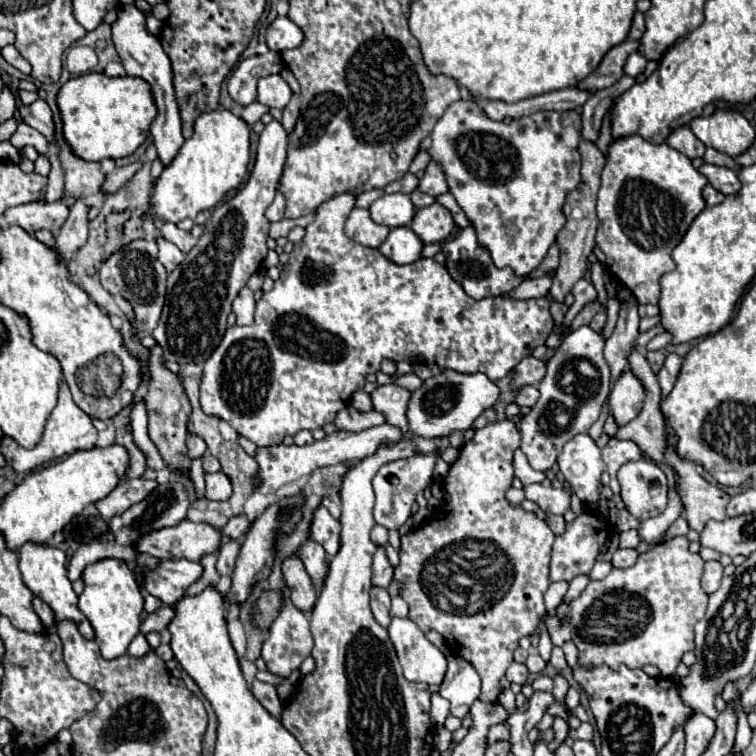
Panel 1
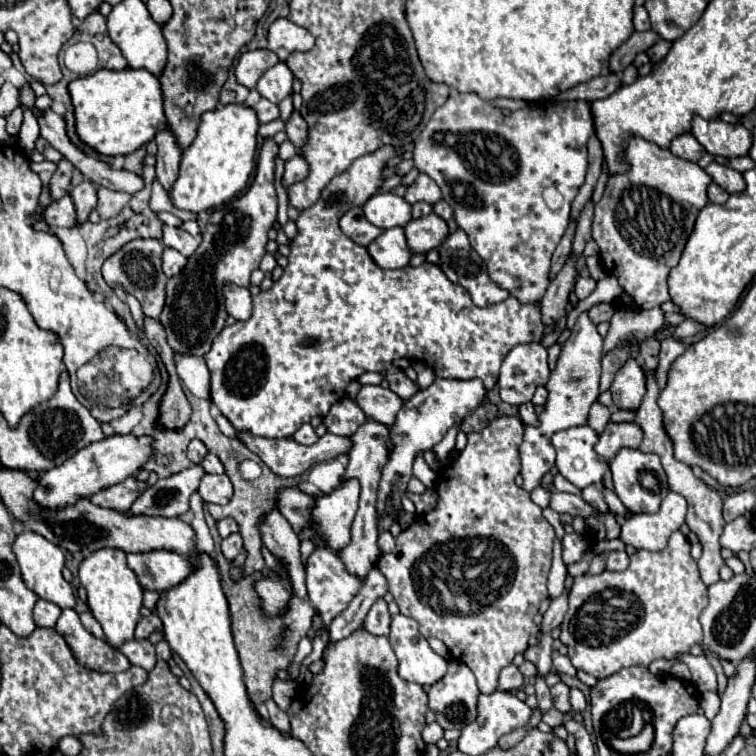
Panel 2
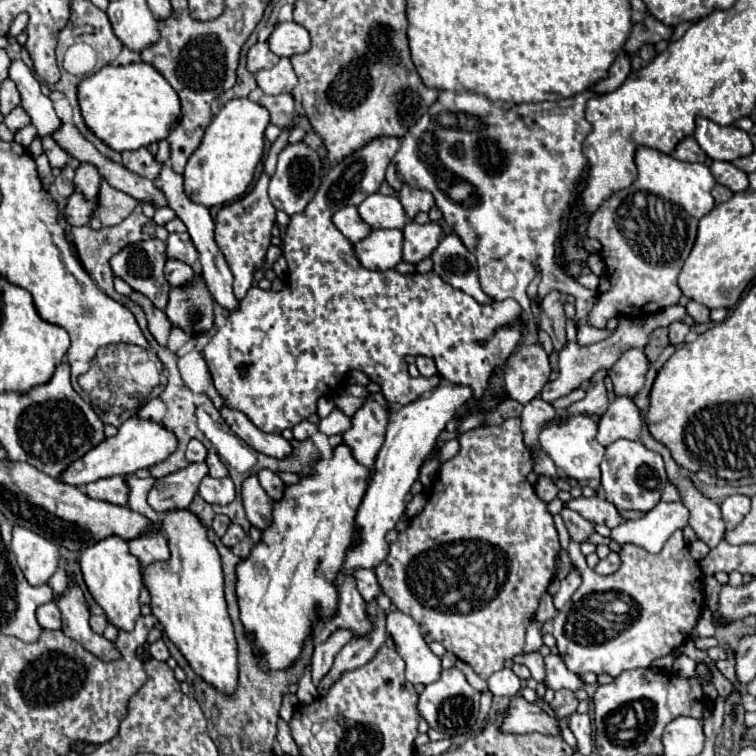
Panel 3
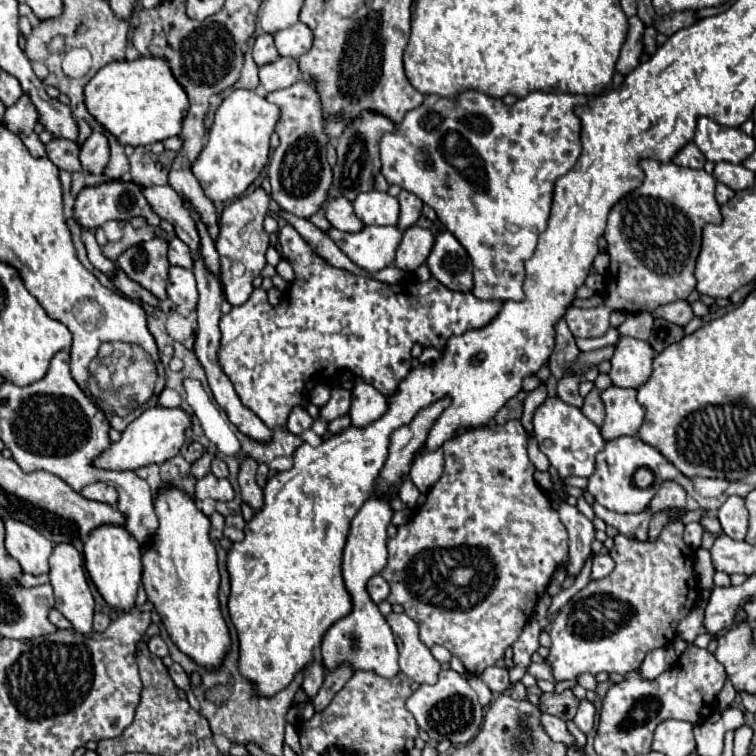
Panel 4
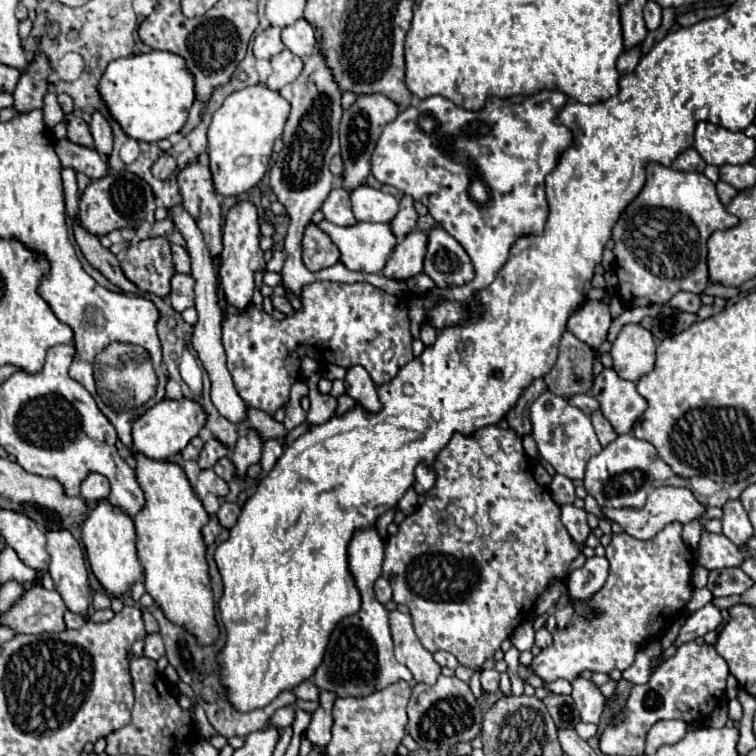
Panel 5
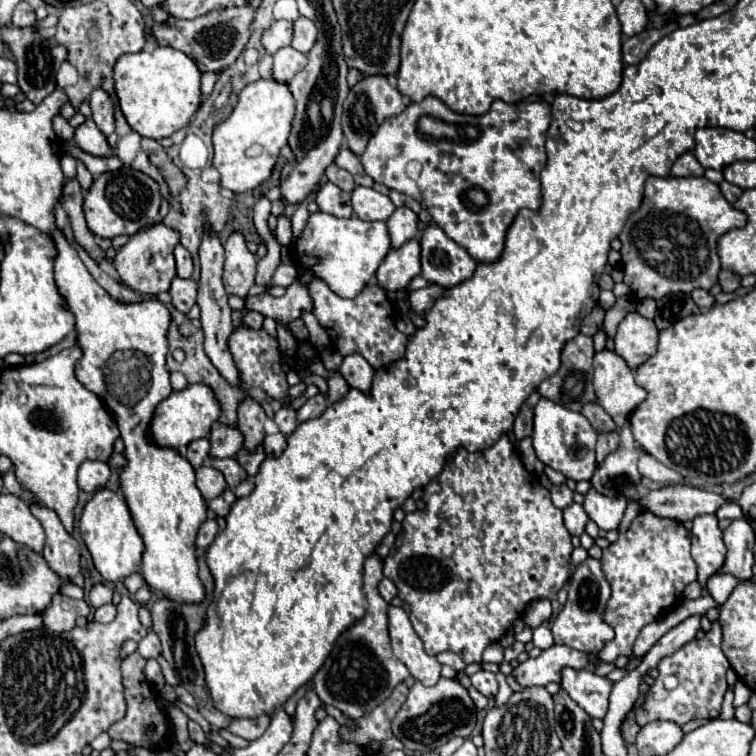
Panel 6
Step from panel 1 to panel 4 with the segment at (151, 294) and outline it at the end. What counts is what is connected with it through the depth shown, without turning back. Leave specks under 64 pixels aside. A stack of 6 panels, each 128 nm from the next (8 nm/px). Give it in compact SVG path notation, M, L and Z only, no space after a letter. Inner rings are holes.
M152 238L148 242L130 246L116 260L118 268L126 272L126 276L146 290L150 290L158 300L166 300L166 284L168 284L168 268L170 262L166 258L168 244L162 238Z

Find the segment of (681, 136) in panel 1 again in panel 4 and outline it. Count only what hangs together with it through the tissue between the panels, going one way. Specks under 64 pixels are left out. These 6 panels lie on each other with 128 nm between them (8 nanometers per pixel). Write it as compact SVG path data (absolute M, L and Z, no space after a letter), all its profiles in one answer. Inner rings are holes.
M688 142L674 158L672 158L674 164L680 164L680 166L688 166L688 168L704 168L704 154L696 148L694 142Z

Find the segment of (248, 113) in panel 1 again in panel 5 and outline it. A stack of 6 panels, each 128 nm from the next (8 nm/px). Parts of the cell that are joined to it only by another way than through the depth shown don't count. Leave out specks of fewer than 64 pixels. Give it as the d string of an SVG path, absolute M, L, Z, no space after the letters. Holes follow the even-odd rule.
M316 48L314 54L306 60L302 74L286 84L280 90L280 96L286 98L292 104L290 116L284 126L282 142L284 148L278 154L278 160L270 168L270 188L276 194L278 202L284 204L284 208L290 214L290 226L288 226L288 236L284 242L284 254L286 262L282 268L282 282L286 288L290 288L296 296L300 296L300 288L304 284L316 282L316 280L326 280L330 276L332 282L370 282L378 288L384 288L384 292L392 292L394 296L404 296L406 294L406 284L400 280L386 278L382 274L366 274L366 272L352 272L348 270L342 262L320 270L320 272L310 272L304 262L302 262L302 232L304 226L310 222L312 214L322 208L324 200L328 198L330 190L338 186L338 178L330 172L330 160L334 154L340 152L338 146L338 124L342 118L342 108L340 108L340 90L336 88L336 82L332 80L332 72L328 72L328 66L324 64L324 56L320 56L320 50Z

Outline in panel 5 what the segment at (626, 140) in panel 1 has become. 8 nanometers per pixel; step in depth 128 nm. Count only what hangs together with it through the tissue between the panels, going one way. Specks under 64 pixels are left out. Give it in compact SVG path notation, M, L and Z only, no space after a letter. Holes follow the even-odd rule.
M650 162L646 166L646 184L642 192L624 208L616 226L612 228L614 240L614 256L616 266L622 274L618 274L618 292L622 302L628 308L648 306L656 302L670 300L678 292L694 292L700 294L708 284L708 266L706 266L706 242L714 230L726 230L738 224L738 218L728 214L722 206L714 182L708 180L700 172L680 172L666 168L658 162ZM588 300L568 318L568 330L578 340L598 350L607 338L612 320L608 305L599 300Z

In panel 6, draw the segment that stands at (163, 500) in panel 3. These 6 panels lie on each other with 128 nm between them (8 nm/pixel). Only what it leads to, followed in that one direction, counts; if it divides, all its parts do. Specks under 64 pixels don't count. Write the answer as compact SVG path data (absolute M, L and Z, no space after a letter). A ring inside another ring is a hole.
M218 422L212 424L208 440L210 440L210 458L230 458L236 456L242 448L240 432Z

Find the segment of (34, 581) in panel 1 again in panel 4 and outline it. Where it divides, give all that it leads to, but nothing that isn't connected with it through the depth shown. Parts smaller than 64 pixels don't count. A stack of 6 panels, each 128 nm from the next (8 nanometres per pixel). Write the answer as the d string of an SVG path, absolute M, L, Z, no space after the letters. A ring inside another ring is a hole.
M6 520L6 550L14 560L18 560L24 572L34 576L48 574L48 558L52 548L54 544L32 526L18 520Z

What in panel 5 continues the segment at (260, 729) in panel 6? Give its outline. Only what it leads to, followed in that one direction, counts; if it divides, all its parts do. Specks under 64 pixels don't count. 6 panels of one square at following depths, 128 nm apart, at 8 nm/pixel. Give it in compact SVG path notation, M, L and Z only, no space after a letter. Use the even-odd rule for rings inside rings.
M284 706L284 708L280 708L280 710L272 716L270 722L276 724L276 726L280 726L280 728L288 728L288 726L292 726L294 716L296 716L294 708L292 708L292 706Z

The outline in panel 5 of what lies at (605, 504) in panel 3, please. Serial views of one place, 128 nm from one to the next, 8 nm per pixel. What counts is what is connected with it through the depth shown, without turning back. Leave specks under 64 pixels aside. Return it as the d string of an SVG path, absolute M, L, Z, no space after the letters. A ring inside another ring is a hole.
M660 486L660 488L654 488L650 494L648 494L648 500L644 504L642 510L632 510L632 508L622 508L622 510L616 510L616 508L602 508L602 514L606 520L610 522L616 522L622 526L622 530L638 540L650 540L654 538L656 532L660 532L666 524L670 522L682 522L682 524L688 524L692 520L698 520L704 512L704 506L694 498L694 494L686 488L674 488L674 486Z

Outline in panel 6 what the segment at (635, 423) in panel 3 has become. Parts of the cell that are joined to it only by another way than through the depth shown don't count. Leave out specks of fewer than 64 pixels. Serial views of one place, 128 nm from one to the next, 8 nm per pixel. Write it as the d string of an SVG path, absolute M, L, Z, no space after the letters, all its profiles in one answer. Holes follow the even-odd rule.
M610 350L594 356L594 390L598 404L612 416L618 428L628 424L630 414L646 398L646 392L634 382L634 372Z

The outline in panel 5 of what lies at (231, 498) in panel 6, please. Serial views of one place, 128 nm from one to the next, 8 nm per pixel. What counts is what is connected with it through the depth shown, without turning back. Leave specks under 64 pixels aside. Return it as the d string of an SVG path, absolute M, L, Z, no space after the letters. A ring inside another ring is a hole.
M224 502L224 504L220 506L220 510L218 510L218 518L220 518L220 524L222 524L224 528L228 528L228 530L230 530L230 528L236 524L238 516L240 516L240 506L238 506L238 504L230 504L230 502Z

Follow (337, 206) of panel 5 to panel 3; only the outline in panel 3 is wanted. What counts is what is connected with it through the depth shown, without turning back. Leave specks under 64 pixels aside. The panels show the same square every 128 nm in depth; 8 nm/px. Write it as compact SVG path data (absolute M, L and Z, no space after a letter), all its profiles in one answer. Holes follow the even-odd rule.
M344 206L342 210L338 210L334 216L332 216L332 222L336 224L336 228L350 240L350 242L360 242L364 240L372 228L360 218L356 206Z

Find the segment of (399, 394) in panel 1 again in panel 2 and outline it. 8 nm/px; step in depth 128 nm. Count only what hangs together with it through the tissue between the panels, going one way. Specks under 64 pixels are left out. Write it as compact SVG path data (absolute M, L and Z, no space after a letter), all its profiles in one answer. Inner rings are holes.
M362 386L362 390L356 396L356 402L370 420L376 420L388 428L392 428L396 414L404 404L404 400L398 394L382 386ZM418 454L414 460L414 476L426 486L426 488L434 488L436 484L436 472L426 464L424 454Z

